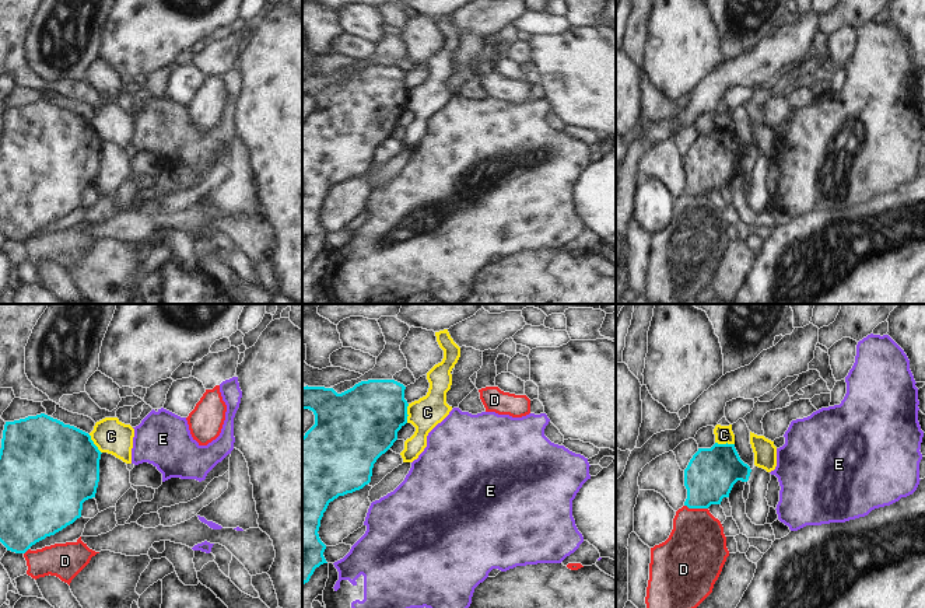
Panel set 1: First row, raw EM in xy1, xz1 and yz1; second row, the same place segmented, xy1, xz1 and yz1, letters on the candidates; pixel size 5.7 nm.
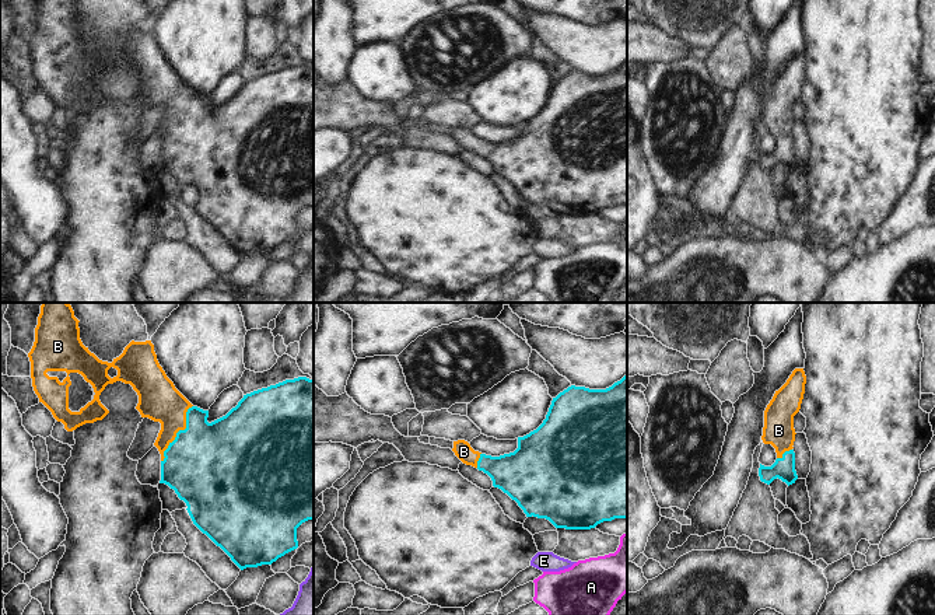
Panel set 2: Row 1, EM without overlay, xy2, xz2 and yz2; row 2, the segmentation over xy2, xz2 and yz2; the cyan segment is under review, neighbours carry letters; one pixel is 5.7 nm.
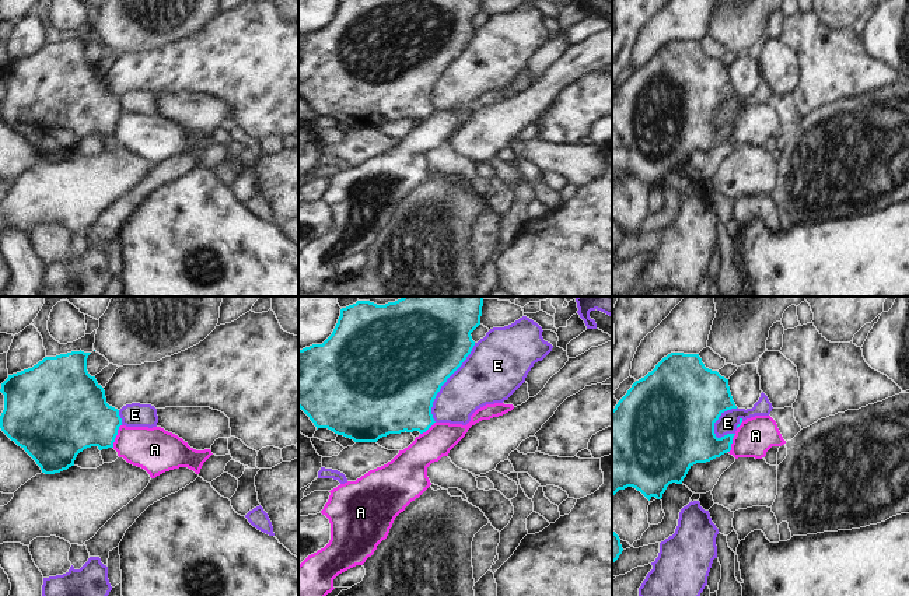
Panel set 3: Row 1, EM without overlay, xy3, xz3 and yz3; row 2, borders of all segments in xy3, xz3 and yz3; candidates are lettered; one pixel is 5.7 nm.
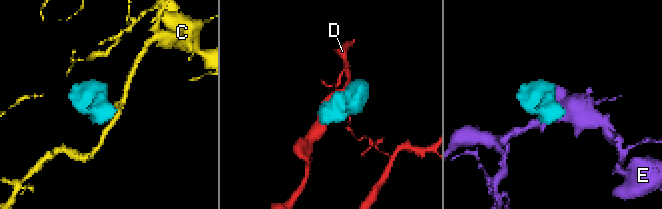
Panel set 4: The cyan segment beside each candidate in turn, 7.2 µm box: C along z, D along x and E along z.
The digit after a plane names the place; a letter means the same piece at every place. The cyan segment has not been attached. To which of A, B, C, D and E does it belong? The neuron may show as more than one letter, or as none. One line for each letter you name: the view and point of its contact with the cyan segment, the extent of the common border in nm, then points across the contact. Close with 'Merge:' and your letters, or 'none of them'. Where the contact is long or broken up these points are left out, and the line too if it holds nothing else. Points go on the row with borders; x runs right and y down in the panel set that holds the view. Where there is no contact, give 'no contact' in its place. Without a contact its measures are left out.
B: contact xy2 (178, 432); length 380 nm; way xy2 (207, 464), (178, 432), (178, 419), (158, 399)
Merge: B

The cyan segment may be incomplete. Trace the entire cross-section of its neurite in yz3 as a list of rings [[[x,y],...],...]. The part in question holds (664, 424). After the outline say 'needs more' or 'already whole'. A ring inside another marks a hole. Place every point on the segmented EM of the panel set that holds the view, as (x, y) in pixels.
[[[671,353],[644,378],[636,381],[612,410],[612,497],[627,487],[640,491],[648,501],[662,498],[672,483],[682,484],[689,469],[731,450],[735,434],[717,438],[714,423],[731,409],[737,409],[728,379],[705,367],[699,354]]] | already whole

